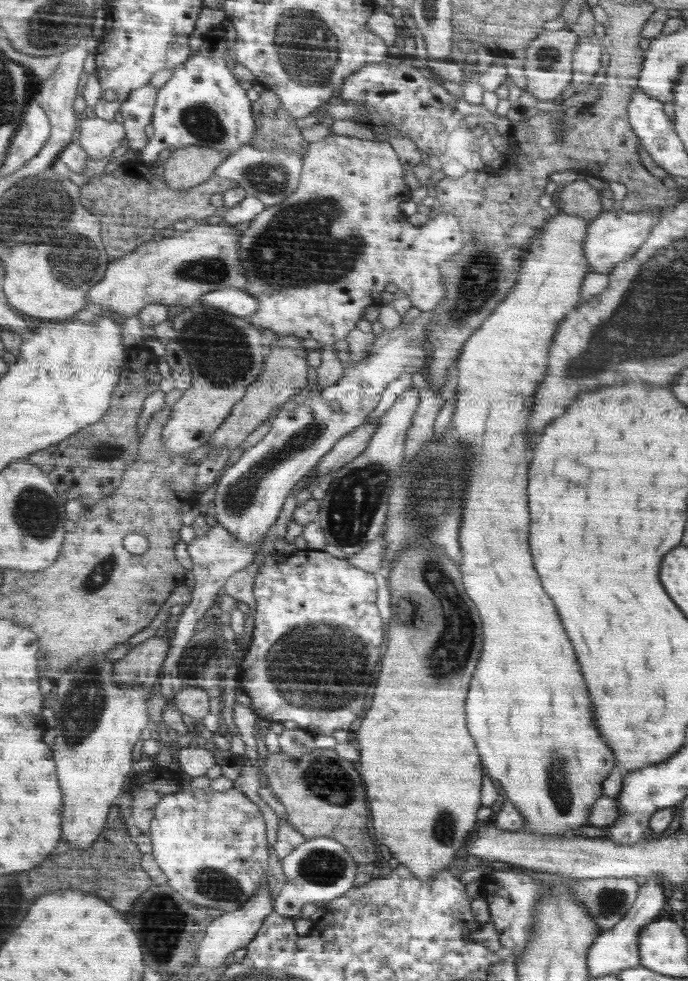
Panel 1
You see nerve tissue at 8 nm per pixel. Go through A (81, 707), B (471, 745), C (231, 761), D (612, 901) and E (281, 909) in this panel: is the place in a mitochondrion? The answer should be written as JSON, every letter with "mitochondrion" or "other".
{"A":"mitochondrion","B":"other","C":"other","D":"mitochondrion","E":"other"}

